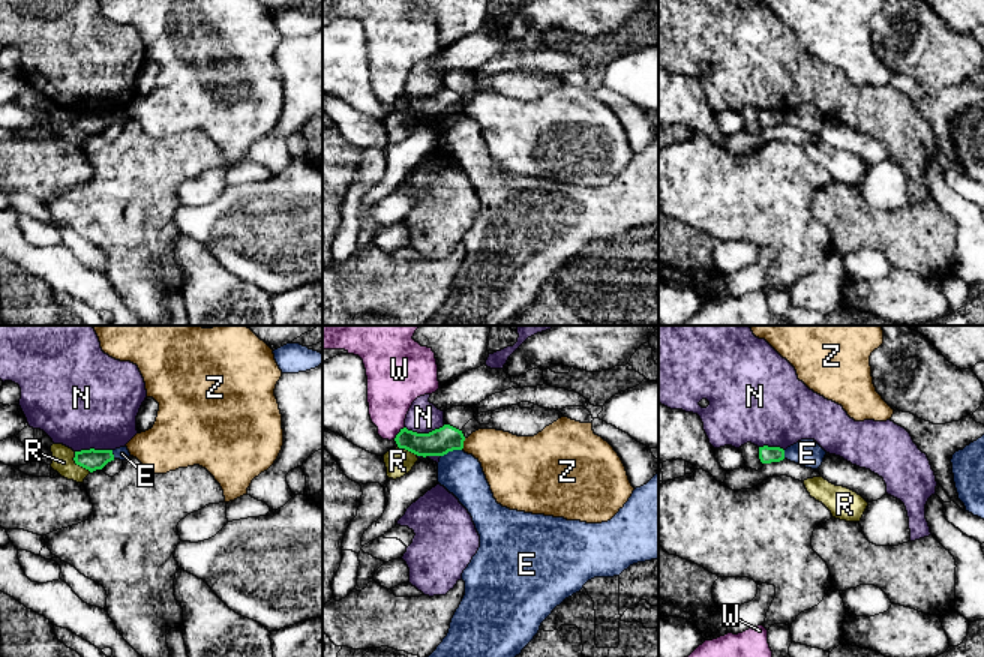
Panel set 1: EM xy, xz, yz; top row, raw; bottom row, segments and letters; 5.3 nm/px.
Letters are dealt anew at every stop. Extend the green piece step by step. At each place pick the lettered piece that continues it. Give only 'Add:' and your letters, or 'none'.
Add: none

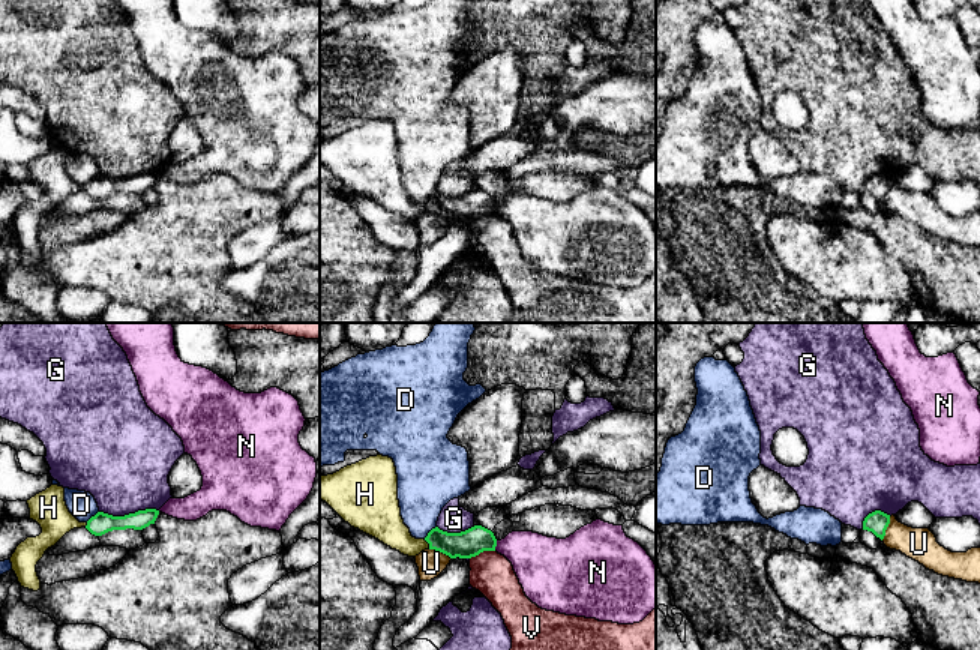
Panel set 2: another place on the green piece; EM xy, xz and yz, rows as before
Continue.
Add: H

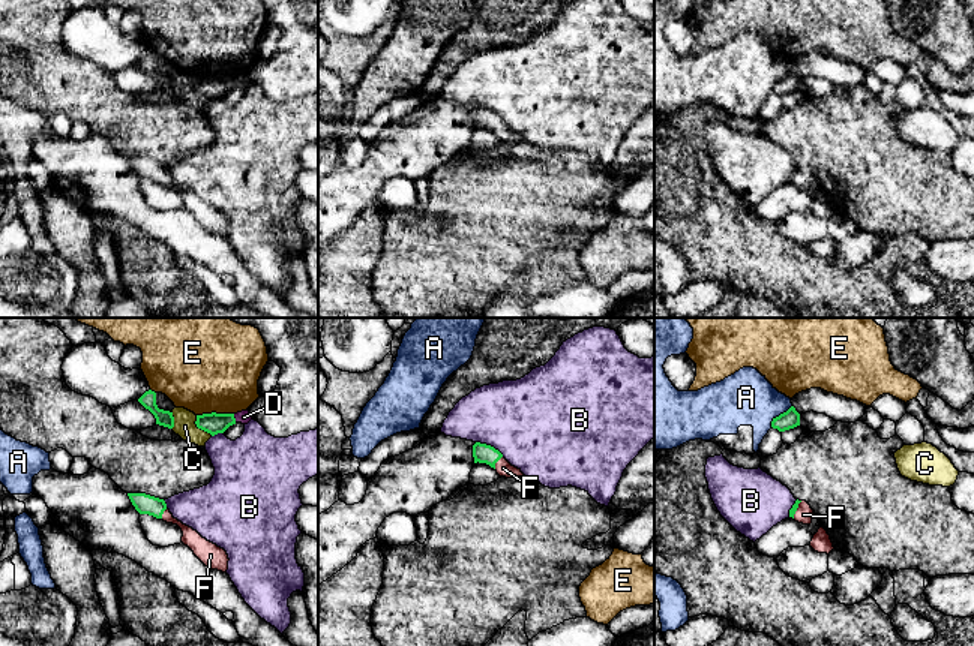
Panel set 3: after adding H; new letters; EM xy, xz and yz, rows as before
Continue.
Add: F

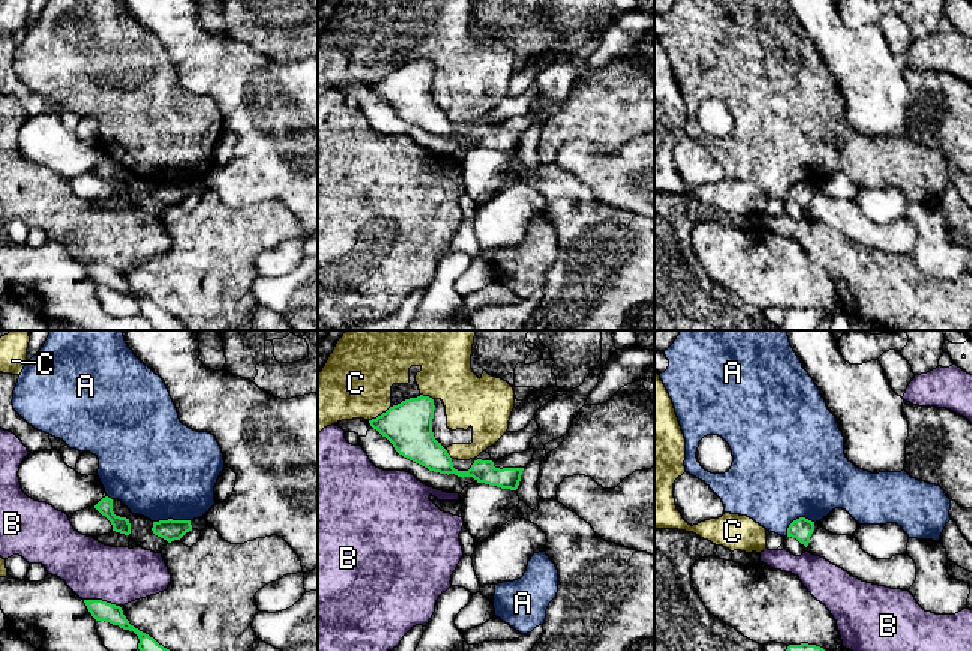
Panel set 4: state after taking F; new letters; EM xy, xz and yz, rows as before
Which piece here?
Add: none

